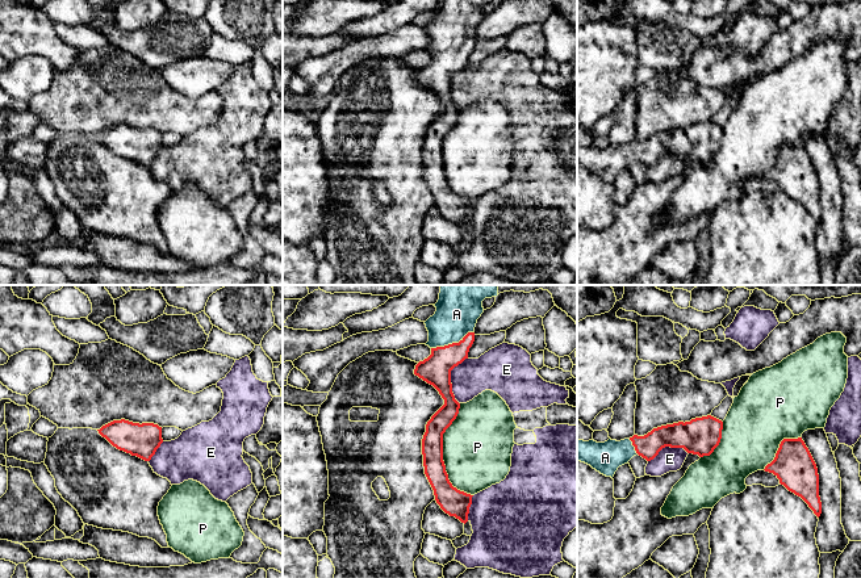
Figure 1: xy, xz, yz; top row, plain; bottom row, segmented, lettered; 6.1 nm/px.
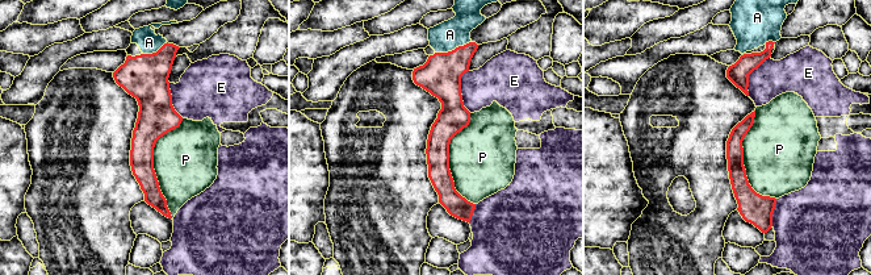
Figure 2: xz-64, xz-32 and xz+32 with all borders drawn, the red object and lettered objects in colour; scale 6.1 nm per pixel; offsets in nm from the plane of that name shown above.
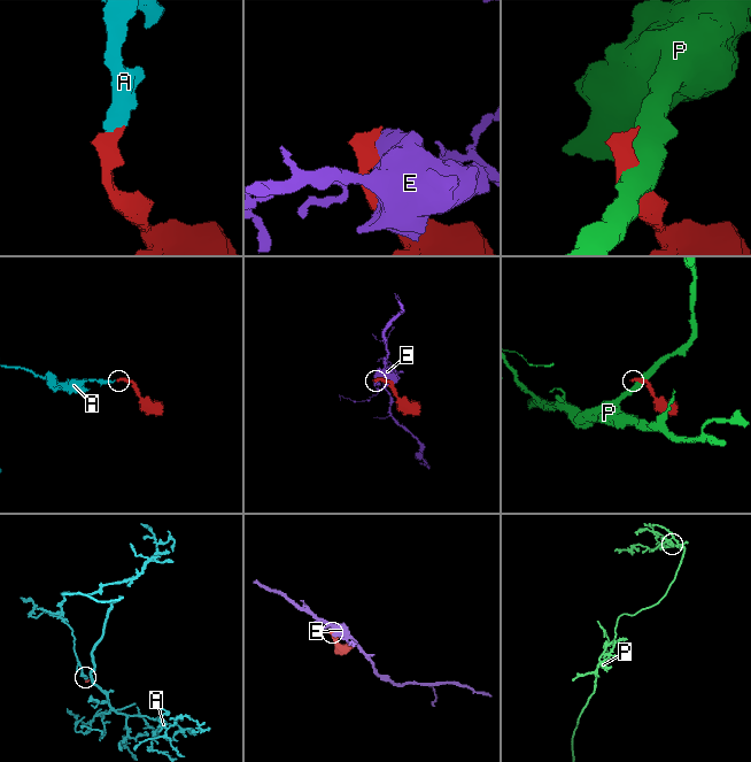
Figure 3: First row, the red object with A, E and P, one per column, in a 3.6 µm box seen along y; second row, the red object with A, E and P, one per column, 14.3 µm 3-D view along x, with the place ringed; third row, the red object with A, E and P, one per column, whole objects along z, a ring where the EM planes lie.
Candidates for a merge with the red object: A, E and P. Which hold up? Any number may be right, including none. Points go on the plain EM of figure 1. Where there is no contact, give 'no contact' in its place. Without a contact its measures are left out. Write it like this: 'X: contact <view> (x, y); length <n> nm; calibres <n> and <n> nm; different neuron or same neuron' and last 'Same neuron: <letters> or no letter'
A: contact xz (452, 49); length 280 nm; calibres 180 and 260 nm; same neuron
E: contact xz (450, 86); length 300 nm; calibres 180 and 220 nm; different neuron
P: contact xz (442, 160); length 550 nm; calibres 140 and 420 nm; different neuron
Same neuron: A

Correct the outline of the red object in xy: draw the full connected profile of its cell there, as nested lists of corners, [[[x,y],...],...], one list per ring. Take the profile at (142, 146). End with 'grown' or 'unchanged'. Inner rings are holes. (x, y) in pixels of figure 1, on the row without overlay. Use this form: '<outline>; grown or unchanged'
[[[125,125],[113,126],[99,139],[113,152],[145,167],[150,167],[163,148],[162,133],[154,129],[133,129]]]; unchanged

